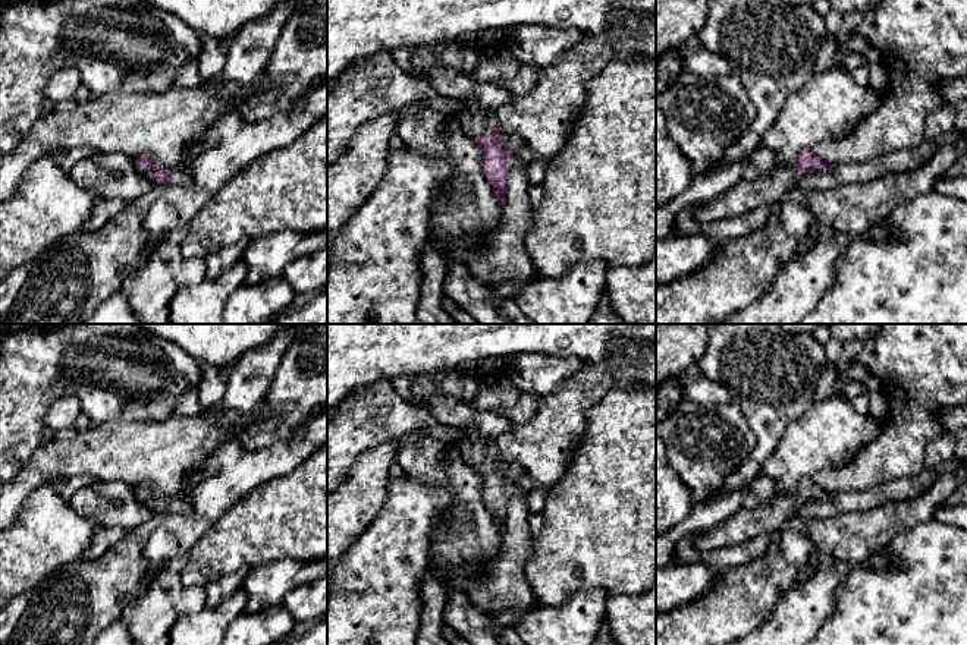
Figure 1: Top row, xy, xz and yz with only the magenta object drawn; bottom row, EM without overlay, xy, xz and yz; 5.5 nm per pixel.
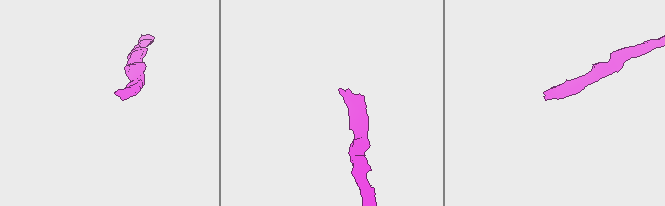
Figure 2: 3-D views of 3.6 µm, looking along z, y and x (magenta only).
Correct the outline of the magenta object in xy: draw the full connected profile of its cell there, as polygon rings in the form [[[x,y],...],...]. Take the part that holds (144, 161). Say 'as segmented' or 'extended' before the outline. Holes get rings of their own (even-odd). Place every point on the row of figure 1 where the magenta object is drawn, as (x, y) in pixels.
extended | [[[141,155],[135,160],[135,164],[145,177],[148,177],[154,185],[169,182],[173,179],[173,172],[167,169],[160,169],[153,164],[148,155]]]

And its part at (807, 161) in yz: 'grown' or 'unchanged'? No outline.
grown

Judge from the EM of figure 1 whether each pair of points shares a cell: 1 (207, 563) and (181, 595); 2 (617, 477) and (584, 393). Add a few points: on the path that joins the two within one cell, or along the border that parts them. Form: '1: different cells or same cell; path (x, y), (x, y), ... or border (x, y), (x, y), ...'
1: different cells; border (176, 566), (185, 585), (201, 585), (204, 588)
2: different cells; border (619, 389), (587, 411), (586, 431), (578, 440)

